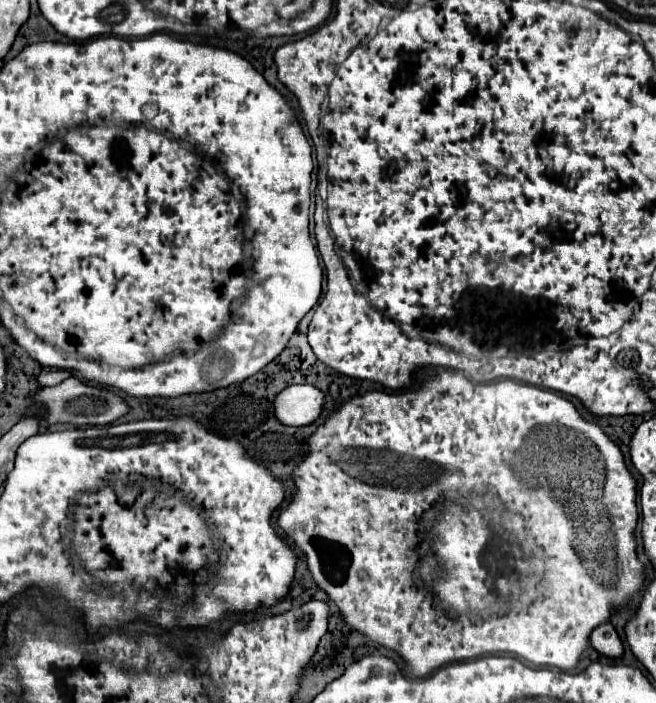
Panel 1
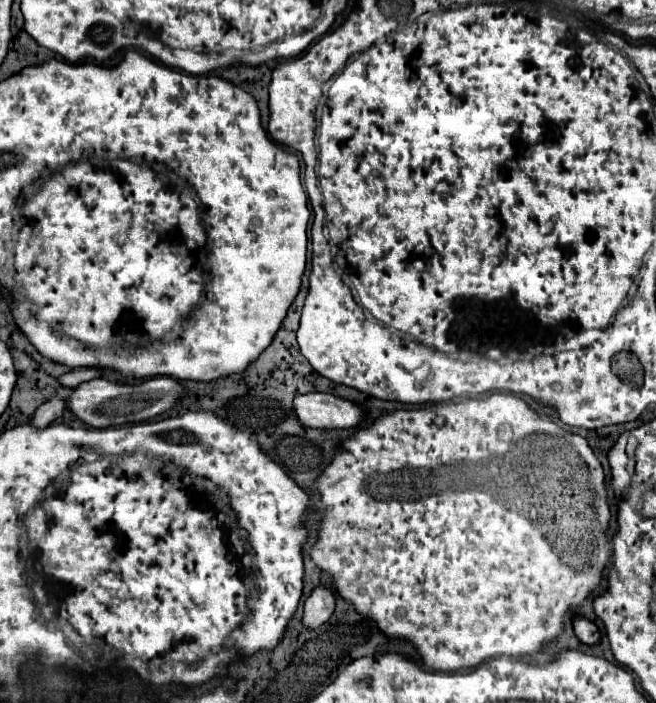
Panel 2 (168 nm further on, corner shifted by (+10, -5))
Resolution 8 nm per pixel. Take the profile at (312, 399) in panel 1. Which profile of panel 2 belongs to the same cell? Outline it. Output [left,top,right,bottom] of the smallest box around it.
[293,393,363,429]

